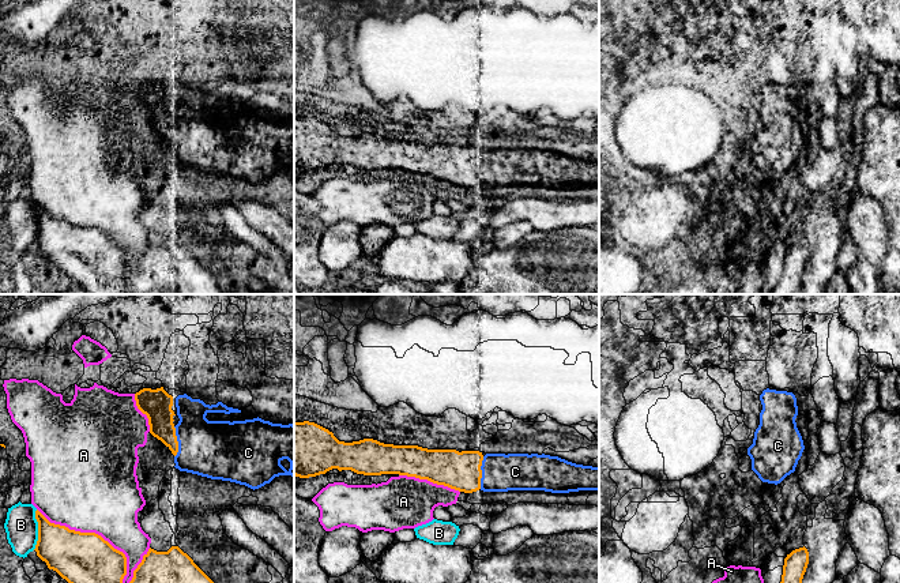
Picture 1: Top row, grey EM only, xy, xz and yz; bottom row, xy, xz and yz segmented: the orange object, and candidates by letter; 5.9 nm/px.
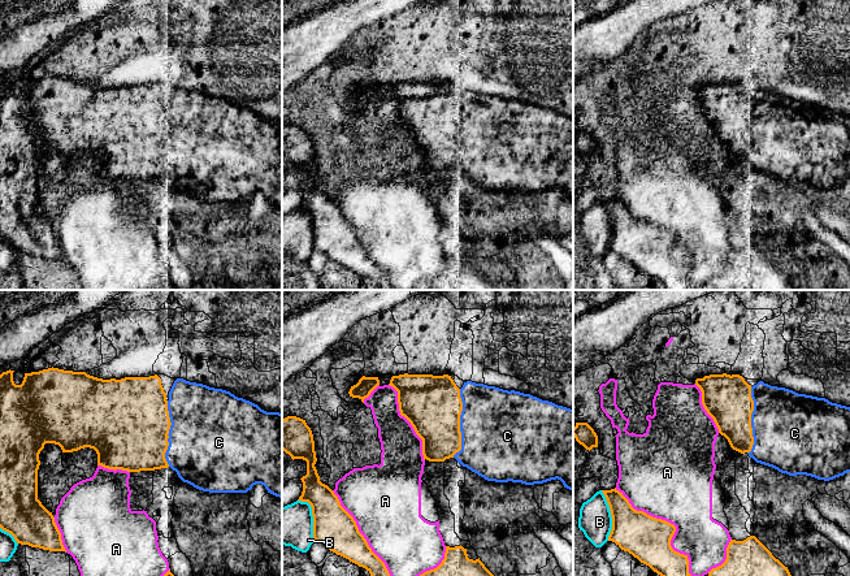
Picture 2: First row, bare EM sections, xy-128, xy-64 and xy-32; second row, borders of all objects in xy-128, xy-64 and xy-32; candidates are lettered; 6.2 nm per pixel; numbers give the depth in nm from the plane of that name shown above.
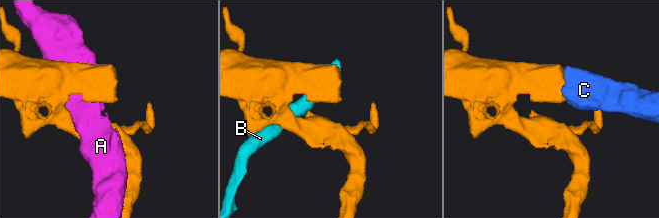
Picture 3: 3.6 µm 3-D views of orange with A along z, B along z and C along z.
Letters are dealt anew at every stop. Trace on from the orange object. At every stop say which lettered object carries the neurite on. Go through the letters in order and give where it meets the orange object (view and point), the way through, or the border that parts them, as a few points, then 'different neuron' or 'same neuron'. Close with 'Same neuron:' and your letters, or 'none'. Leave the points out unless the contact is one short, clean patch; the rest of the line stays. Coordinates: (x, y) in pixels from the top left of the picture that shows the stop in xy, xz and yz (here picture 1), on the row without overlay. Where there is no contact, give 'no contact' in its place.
A: meets orange in xy at (116, 244); different neuron
B: meets orange in xy at (38, 225); different neuron
C: meets orange in xz at (481, 168); same neuron
Same neuron: C

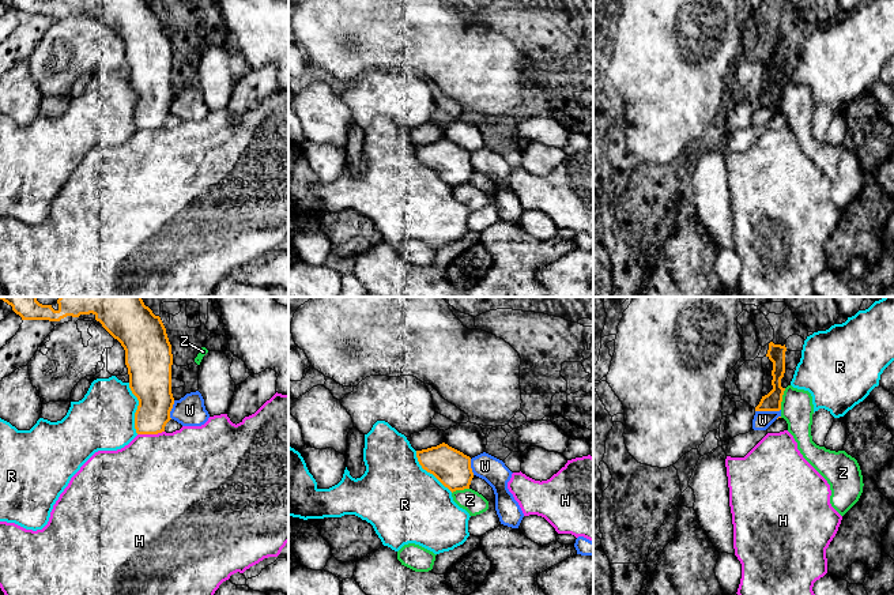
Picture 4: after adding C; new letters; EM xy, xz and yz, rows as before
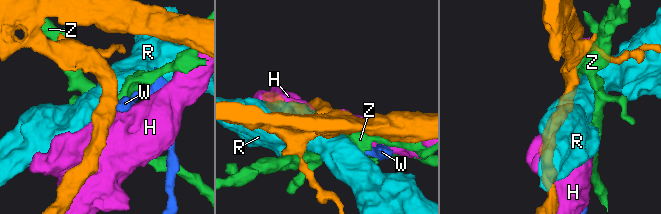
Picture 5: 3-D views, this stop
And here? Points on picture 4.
H: meets orange in xy at (150, 128); different neuron
R: meets orange in xy at (138, 104); different neuron
W: meets orange in yz at (768, 105); border along yz (780, 104), (755, 106); different neuron
Z: meets orange in yz at (781, 94); different neuron
Same neuron: none

